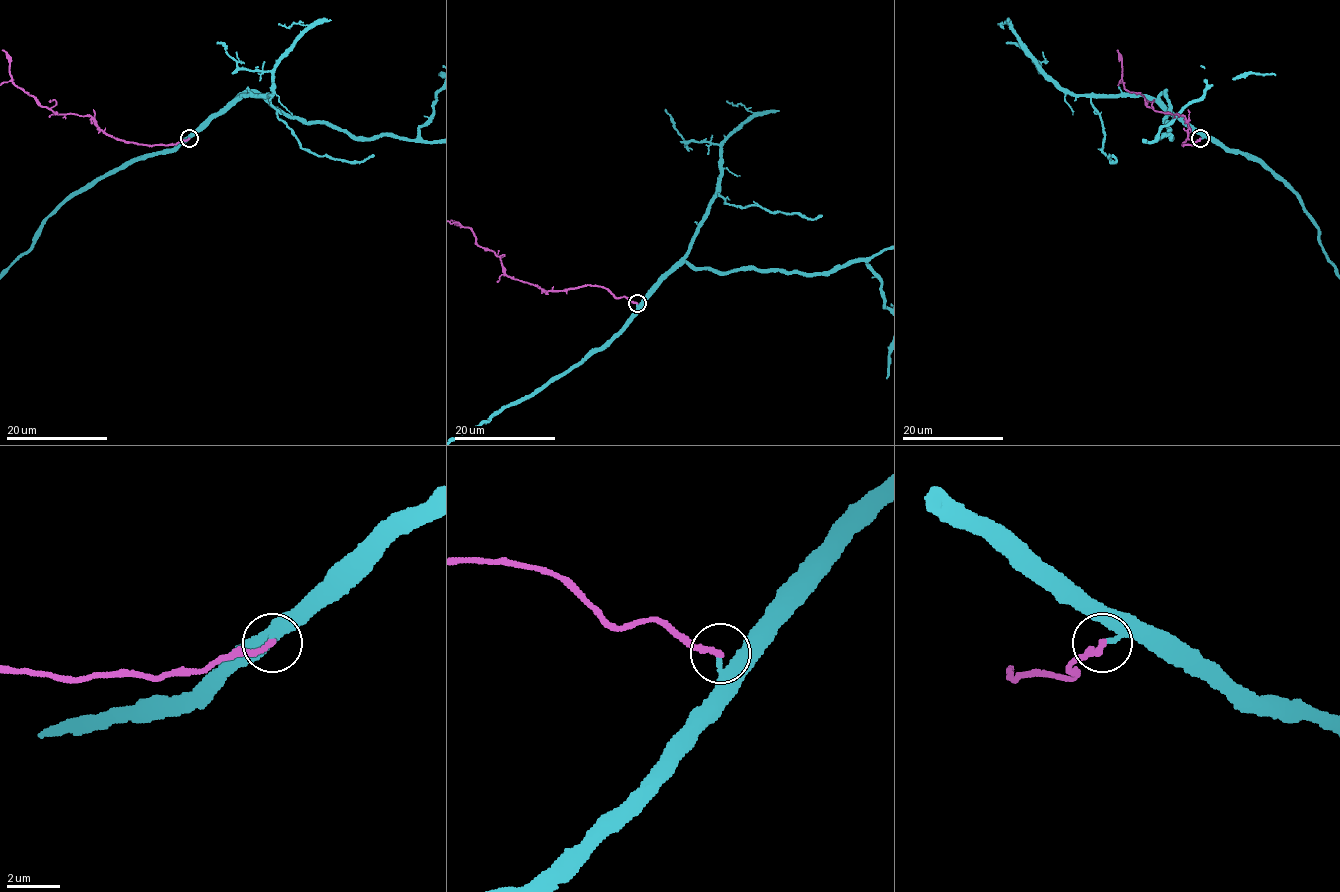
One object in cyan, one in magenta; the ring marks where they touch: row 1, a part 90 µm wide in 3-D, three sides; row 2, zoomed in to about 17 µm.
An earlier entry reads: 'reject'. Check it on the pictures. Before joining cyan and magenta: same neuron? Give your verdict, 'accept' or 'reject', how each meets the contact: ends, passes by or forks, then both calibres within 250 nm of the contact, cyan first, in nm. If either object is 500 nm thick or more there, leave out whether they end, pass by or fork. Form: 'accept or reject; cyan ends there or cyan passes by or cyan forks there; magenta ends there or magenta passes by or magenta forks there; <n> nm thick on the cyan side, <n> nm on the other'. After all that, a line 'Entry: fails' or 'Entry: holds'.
accept; cyan ends there; magenta ends there; 280 nm thick on the cyan side, 240 nm on the other
Entry: fails

